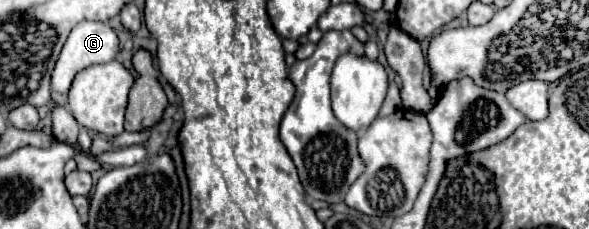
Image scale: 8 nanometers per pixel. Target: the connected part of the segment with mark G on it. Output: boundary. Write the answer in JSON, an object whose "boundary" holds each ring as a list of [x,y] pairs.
{"boundary":[[[80,22],[68,36],[62,52],[60,52],[60,58],[54,66],[54,74],[52,74],[52,90],[54,92],[60,92],[60,94],[66,94],[74,76],[84,70],[86,66],[92,66],[92,64],[106,64],[106,62],[112,62],[116,58],[116,54],[120,52],[120,42],[118,42],[118,36],[116,32],[104,24],[104,22]]]}

